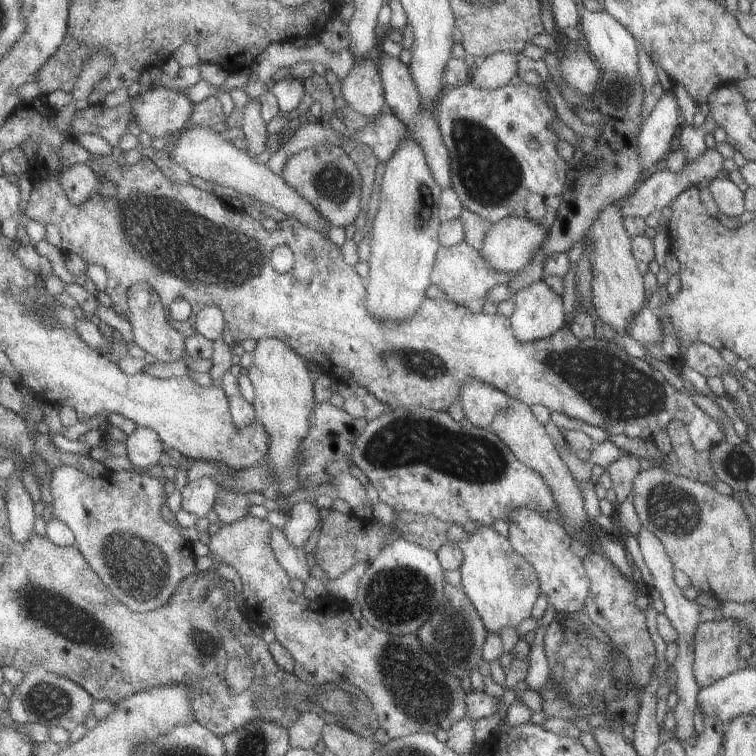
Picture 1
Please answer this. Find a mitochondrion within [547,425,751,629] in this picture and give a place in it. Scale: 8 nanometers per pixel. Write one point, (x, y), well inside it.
(674, 509)

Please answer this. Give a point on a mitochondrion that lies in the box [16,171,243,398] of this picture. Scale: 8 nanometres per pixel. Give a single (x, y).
(43, 314)

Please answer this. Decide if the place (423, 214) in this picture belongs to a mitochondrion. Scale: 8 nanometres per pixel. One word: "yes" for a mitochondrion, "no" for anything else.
yes

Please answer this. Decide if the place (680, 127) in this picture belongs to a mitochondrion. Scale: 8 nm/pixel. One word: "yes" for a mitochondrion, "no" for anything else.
no

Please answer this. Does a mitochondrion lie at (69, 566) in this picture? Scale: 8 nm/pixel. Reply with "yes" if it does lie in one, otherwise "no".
no

